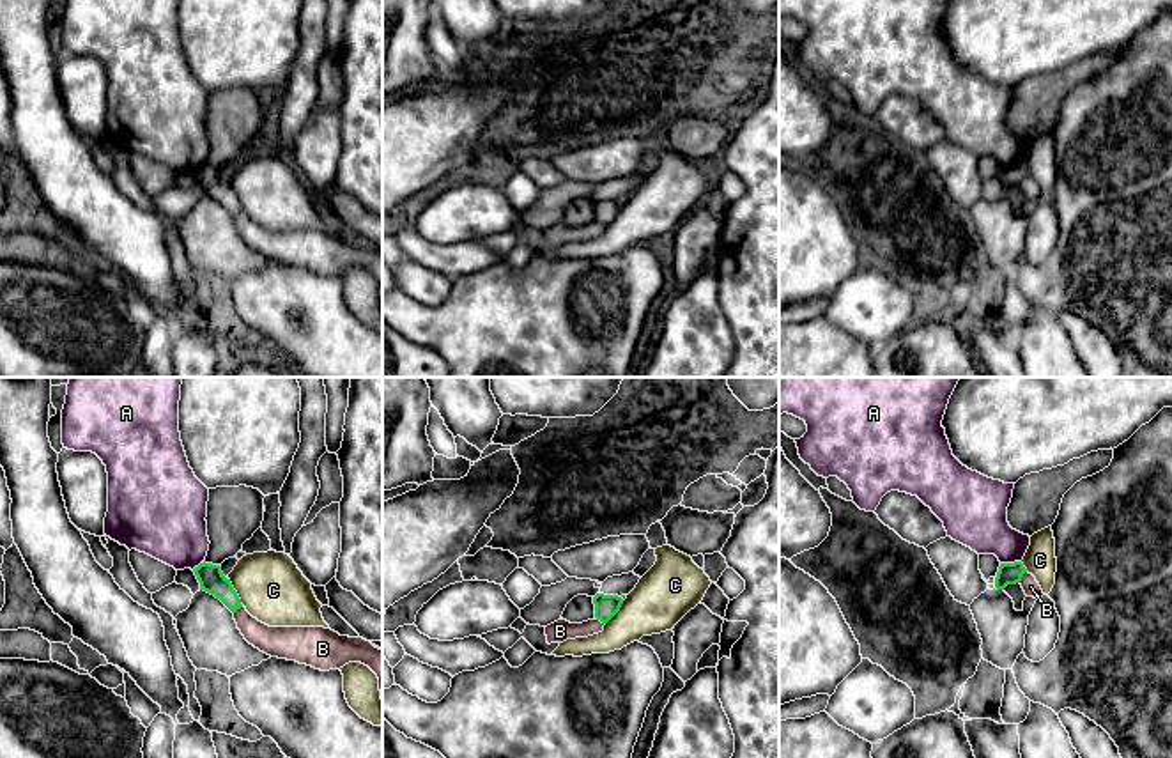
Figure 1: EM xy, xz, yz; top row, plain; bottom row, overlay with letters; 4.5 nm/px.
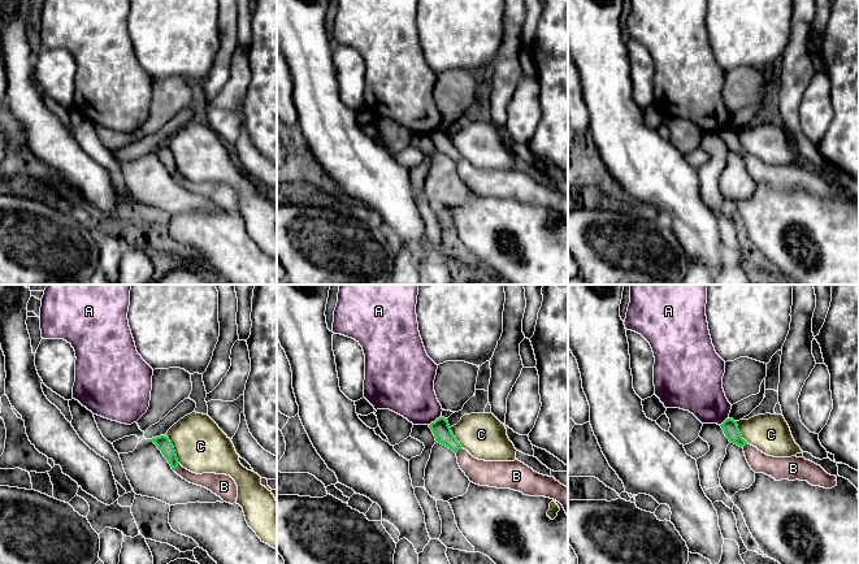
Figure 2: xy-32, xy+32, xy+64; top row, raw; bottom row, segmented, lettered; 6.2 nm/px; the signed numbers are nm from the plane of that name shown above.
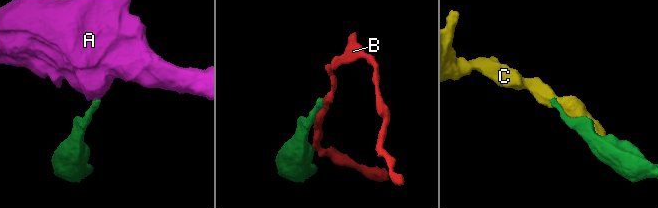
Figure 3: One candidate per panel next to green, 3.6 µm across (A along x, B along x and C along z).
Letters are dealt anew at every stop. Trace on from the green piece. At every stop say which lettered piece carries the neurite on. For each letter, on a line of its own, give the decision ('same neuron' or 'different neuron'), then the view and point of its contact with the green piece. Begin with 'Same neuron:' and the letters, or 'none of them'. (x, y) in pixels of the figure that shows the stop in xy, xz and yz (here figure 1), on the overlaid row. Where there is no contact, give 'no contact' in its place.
Same neuron: none of them
A: different neuron | yz (1010, 564)
B: different neuron | yz (1022, 576)
C: different neuron | xy (236, 592)

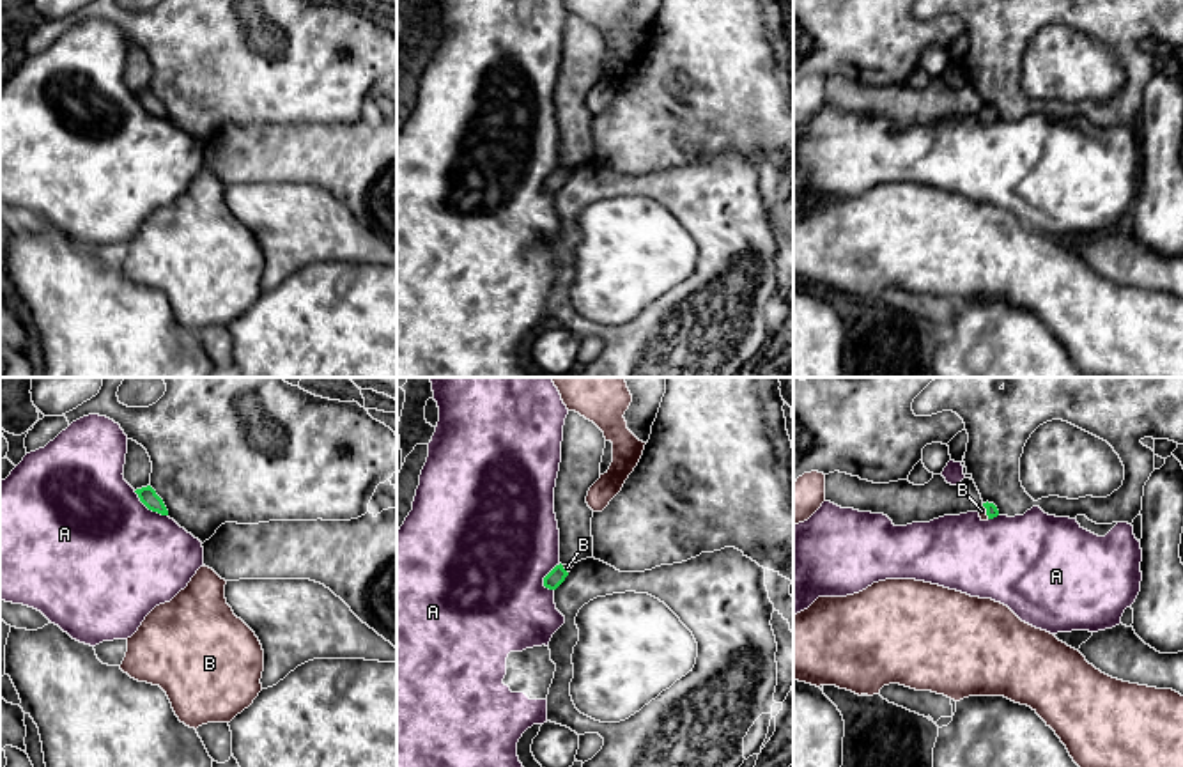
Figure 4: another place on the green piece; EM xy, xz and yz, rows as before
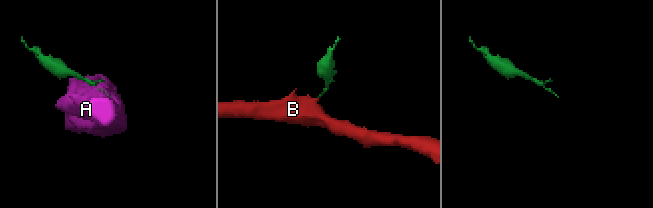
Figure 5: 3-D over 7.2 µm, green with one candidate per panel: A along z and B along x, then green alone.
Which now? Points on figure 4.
Same neuron: B
A: different neuron | xy (149, 509)
B: same neuron | yz (987, 512)

